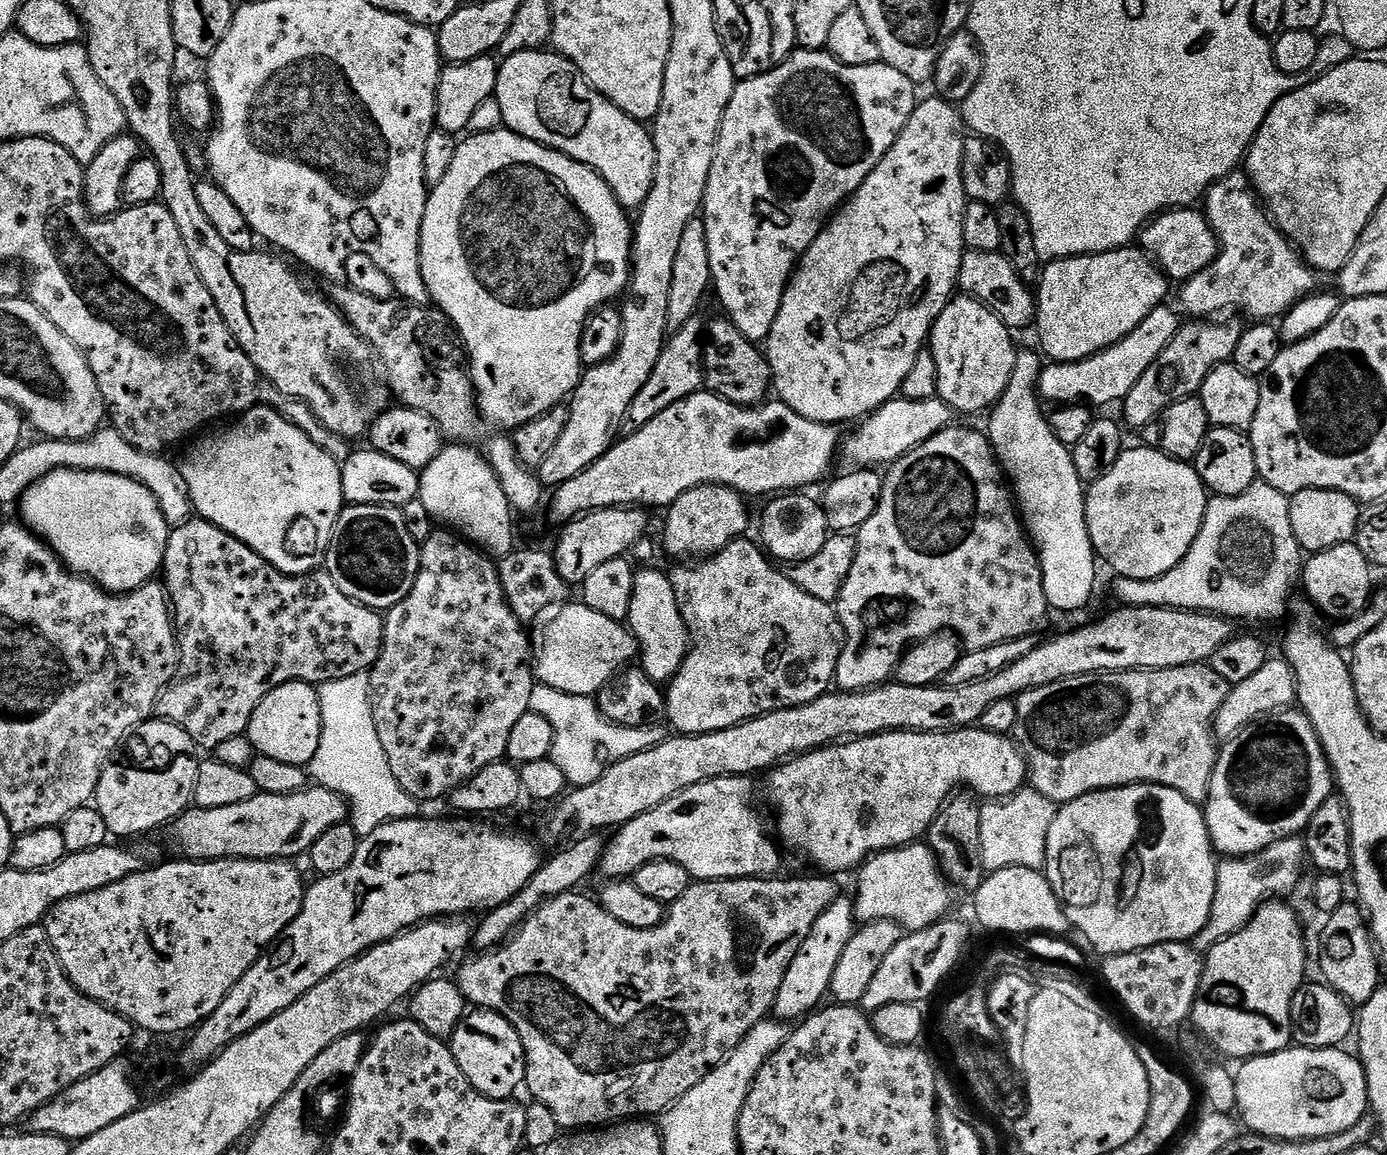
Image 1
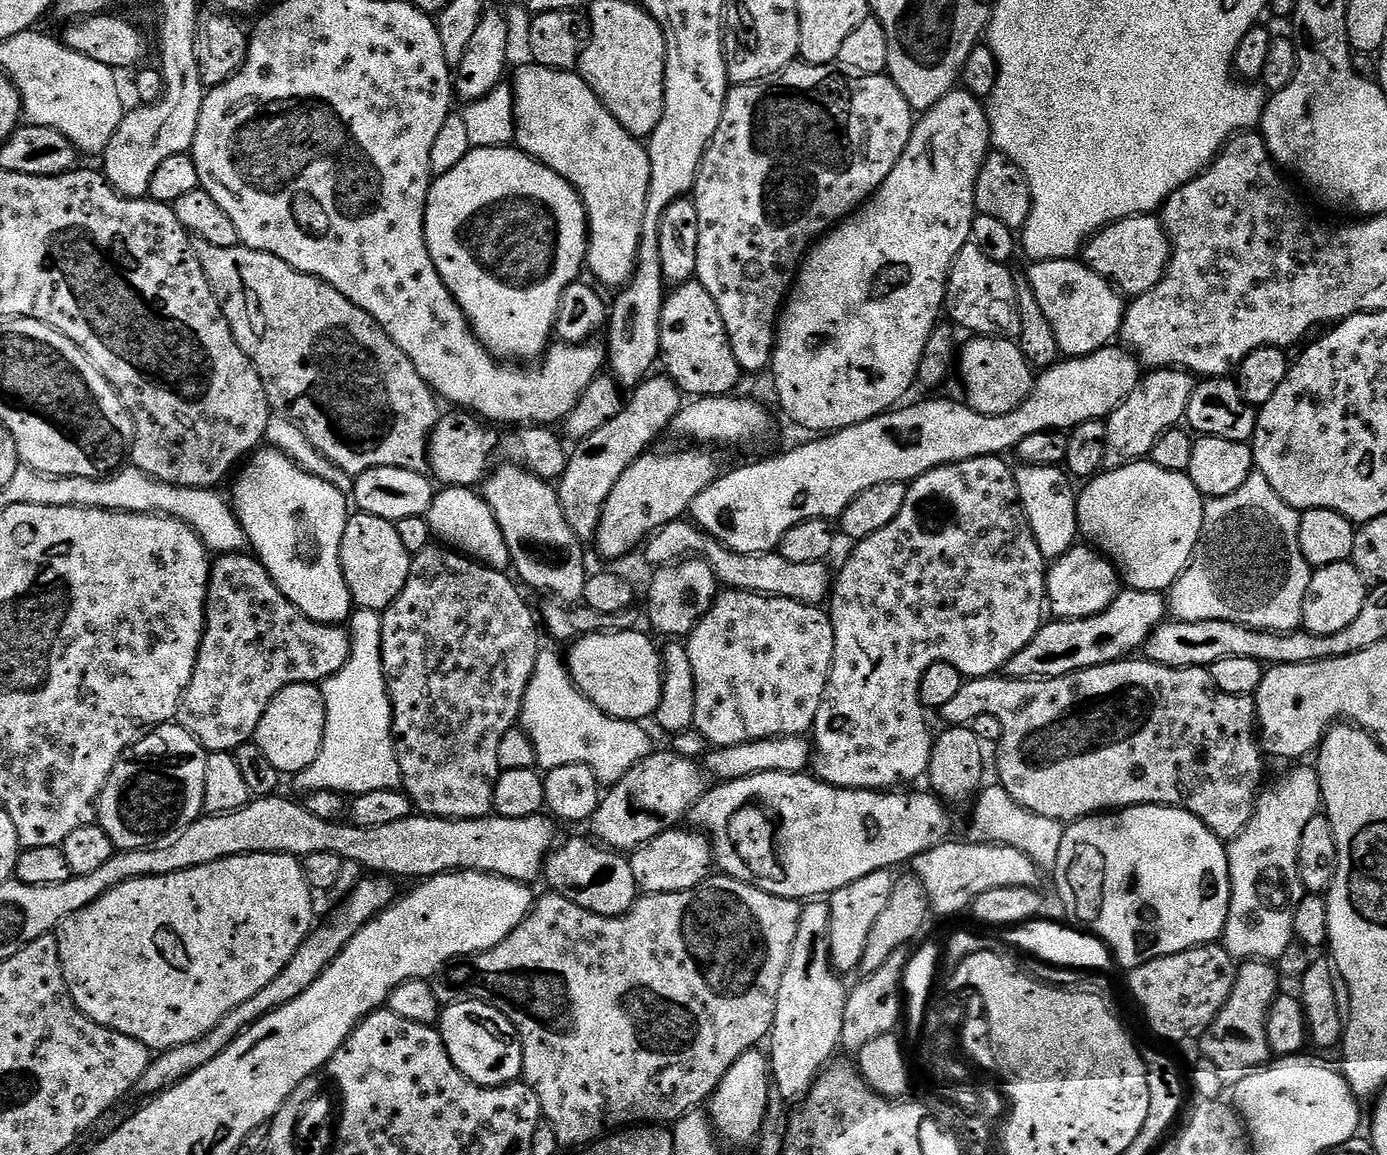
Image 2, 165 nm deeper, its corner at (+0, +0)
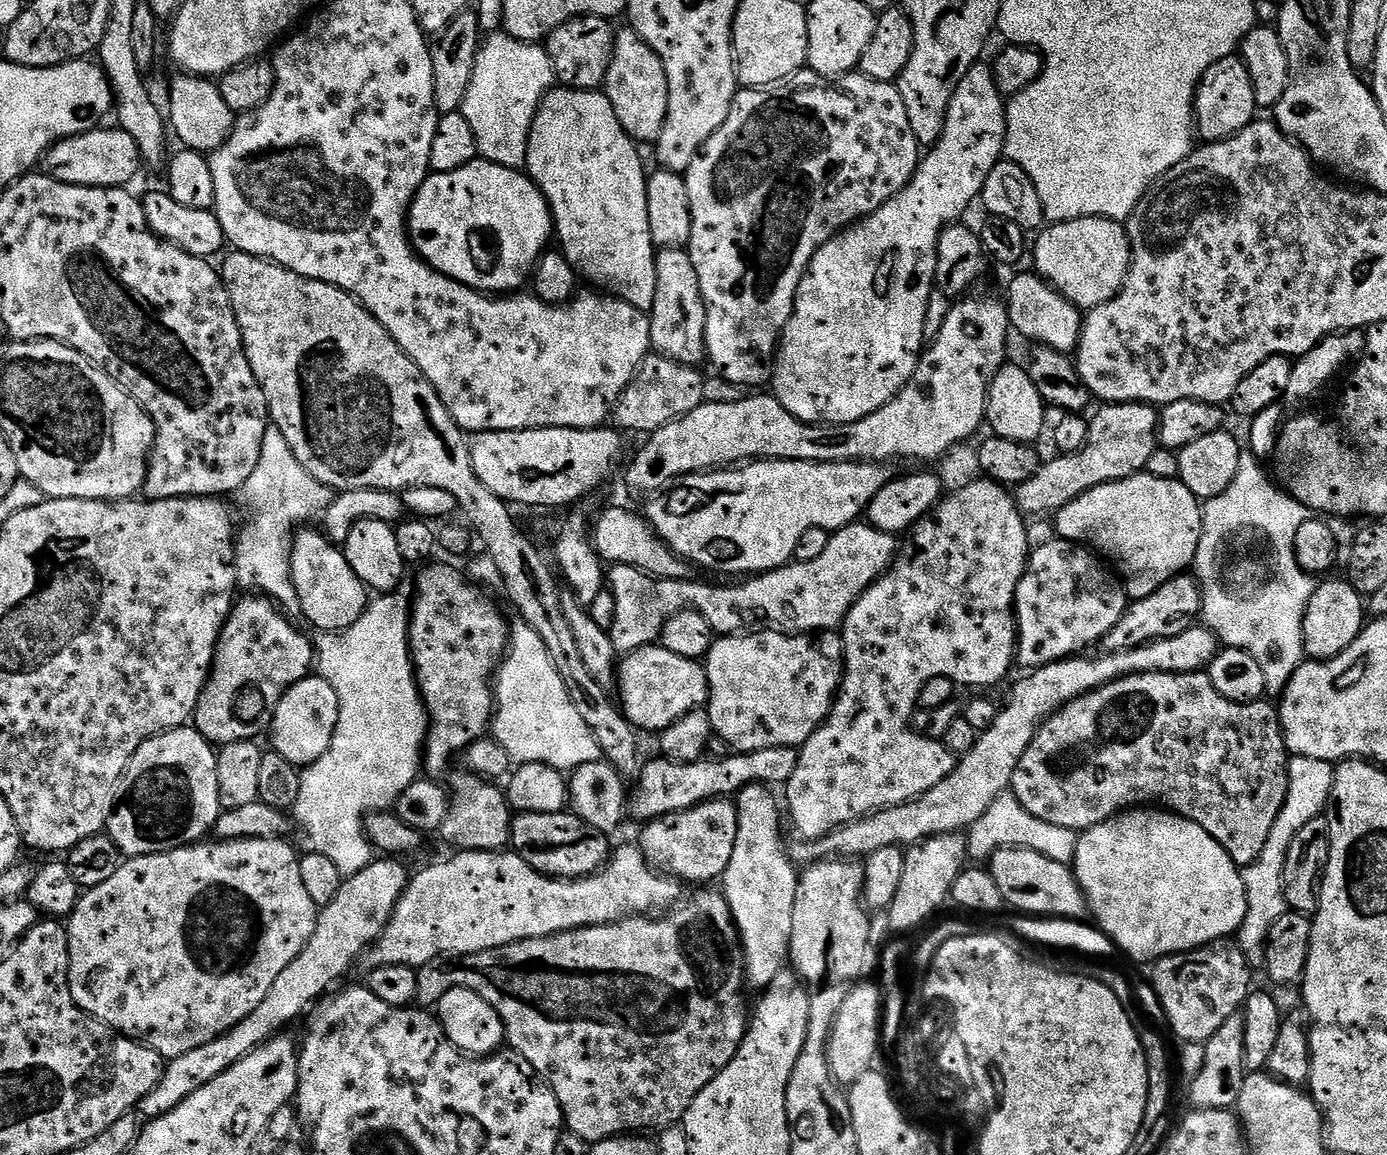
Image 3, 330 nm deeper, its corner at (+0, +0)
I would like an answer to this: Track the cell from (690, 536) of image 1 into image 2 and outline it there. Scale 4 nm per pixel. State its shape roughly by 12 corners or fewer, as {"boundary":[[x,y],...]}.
{"boundary":[[702,558],[657,567],[648,620],[687,638],[718,595]]}

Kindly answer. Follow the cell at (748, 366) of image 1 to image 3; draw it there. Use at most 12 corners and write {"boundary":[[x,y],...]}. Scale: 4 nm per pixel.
{"boundary":[[687,250],[656,254],[652,348],[706,360],[706,306]]}

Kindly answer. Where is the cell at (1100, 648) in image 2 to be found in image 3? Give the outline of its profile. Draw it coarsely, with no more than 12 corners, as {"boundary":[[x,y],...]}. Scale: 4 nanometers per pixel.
{"boundary":[[1175,576],[1129,603],[1102,641],[1121,652],[1201,619],[1200,581]]}

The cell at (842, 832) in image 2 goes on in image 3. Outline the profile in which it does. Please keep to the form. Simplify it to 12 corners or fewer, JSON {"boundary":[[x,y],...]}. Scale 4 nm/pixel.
{"boundary":[[1193,626],[1029,671],[994,726],[919,800],[884,808],[790,855],[963,833],[1009,791],[1041,724],[1134,674],[1207,669],[1218,641]]}

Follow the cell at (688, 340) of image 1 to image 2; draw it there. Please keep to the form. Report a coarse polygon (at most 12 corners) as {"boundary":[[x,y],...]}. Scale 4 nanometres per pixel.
{"boundary":[[649,375],[571,449],[562,514],[595,541],[628,467],[671,429],[680,387]]}

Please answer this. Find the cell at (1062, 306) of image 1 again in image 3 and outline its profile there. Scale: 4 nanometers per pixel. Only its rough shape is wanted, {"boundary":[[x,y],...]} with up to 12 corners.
{"boundary":[[1035,271],[1009,282],[1009,325],[1075,353],[1081,309]]}

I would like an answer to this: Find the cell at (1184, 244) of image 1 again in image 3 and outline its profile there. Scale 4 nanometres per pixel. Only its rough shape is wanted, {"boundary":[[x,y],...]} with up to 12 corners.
{"boundary":[[1101,216],[1053,224],[1036,275],[1076,308],[1122,290],[1127,227]]}

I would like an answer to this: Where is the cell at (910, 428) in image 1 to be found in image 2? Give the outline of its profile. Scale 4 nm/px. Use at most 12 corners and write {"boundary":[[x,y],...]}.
{"boundary":[[1127,347],[1064,358],[1013,412],[900,406],[723,475],[690,509],[742,553],[931,468],[1104,420]]}

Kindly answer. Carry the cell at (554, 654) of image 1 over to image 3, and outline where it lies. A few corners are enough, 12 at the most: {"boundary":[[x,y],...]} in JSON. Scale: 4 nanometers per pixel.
{"boundary":[[659,643],[618,664],[618,704],[641,733],[703,709],[699,660]]}

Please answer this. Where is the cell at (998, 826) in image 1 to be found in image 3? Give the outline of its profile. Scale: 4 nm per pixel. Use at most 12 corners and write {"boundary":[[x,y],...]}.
{"boundary":[[1011,791],[967,829],[969,857],[1025,848],[1071,865],[1074,830],[1034,818]]}

